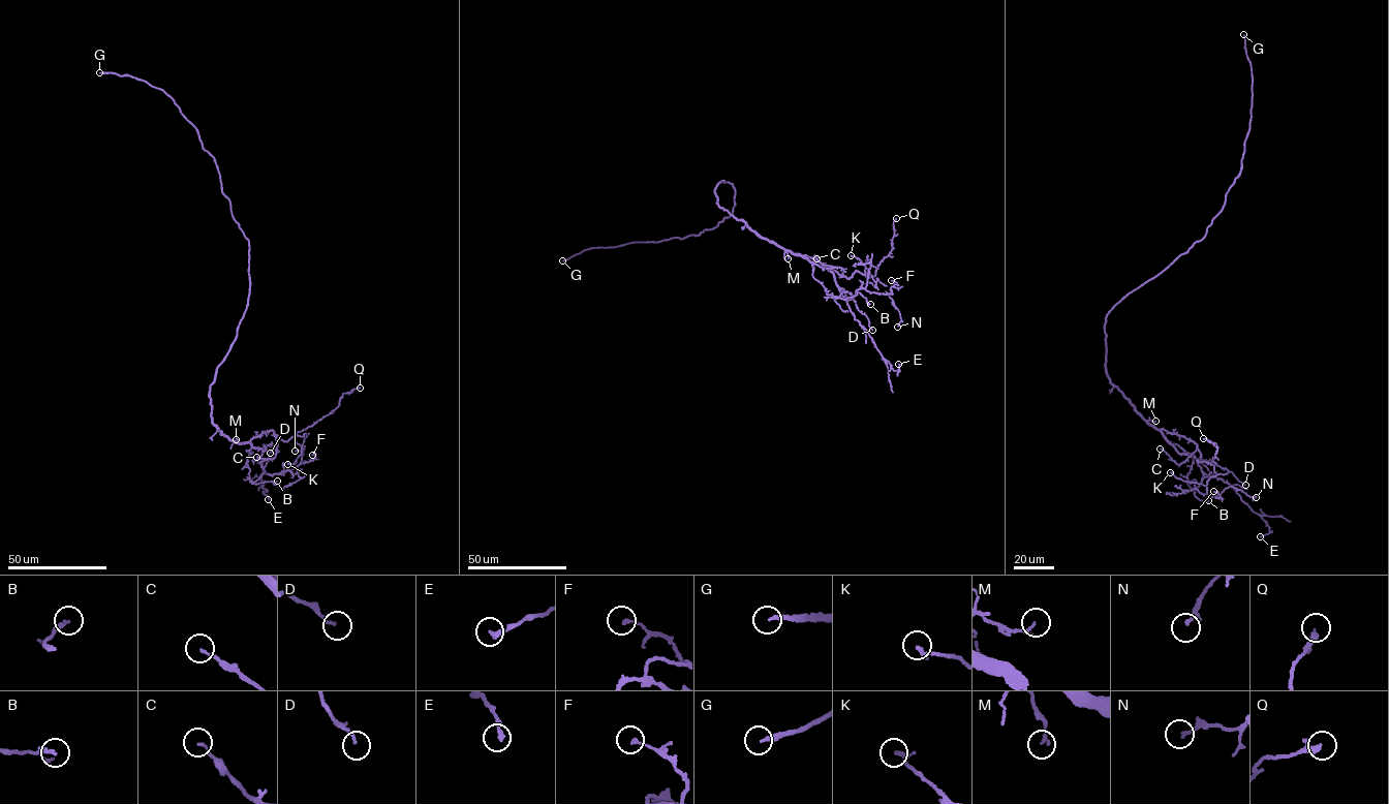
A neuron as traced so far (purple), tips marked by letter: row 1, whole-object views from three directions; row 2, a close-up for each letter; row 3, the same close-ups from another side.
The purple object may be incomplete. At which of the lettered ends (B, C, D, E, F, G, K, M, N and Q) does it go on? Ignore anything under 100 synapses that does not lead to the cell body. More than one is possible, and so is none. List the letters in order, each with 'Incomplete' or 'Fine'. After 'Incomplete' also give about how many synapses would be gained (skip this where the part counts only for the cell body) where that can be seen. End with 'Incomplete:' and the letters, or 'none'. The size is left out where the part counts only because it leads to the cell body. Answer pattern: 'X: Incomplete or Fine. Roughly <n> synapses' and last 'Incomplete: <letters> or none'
B: Fine
C: Fine
D: Fine
E: Fine
F: Fine
G: Incomplete. Roughly 250 synapses
K: Fine
M: Fine
N: Fine
Q: Fine
Incomplete: G

